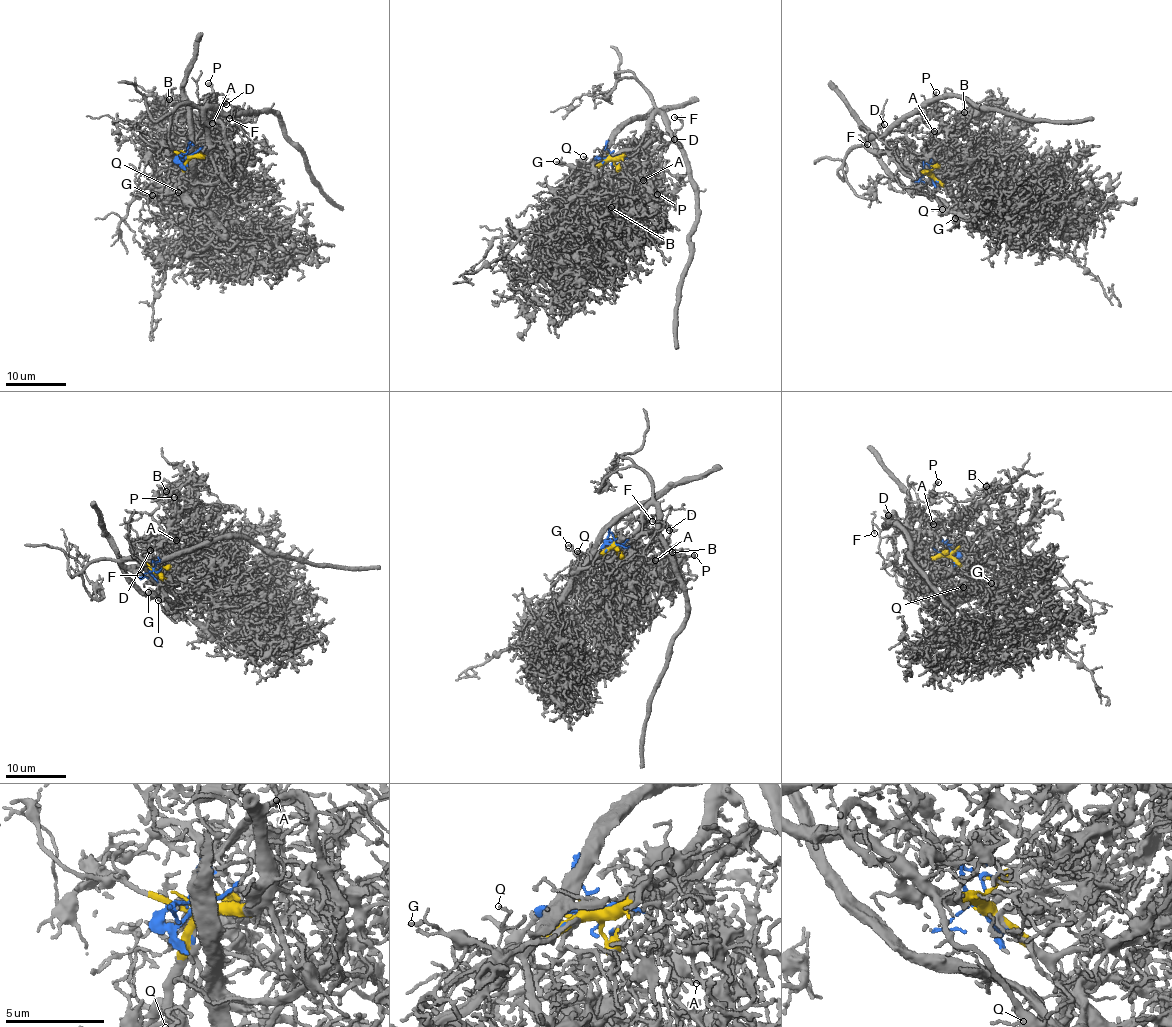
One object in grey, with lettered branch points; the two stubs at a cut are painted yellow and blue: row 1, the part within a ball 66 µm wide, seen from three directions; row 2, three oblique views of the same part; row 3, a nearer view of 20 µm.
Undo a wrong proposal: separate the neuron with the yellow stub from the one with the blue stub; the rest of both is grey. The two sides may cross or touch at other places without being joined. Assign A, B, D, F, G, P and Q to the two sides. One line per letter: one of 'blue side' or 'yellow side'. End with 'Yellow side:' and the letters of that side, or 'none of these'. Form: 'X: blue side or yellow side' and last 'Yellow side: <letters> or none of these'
A: blue side
B: blue side
D: yellow side
F: yellow side
G: yellow side
P: blue side
Q: yellow side
Yellow side: D, F, G, Q

